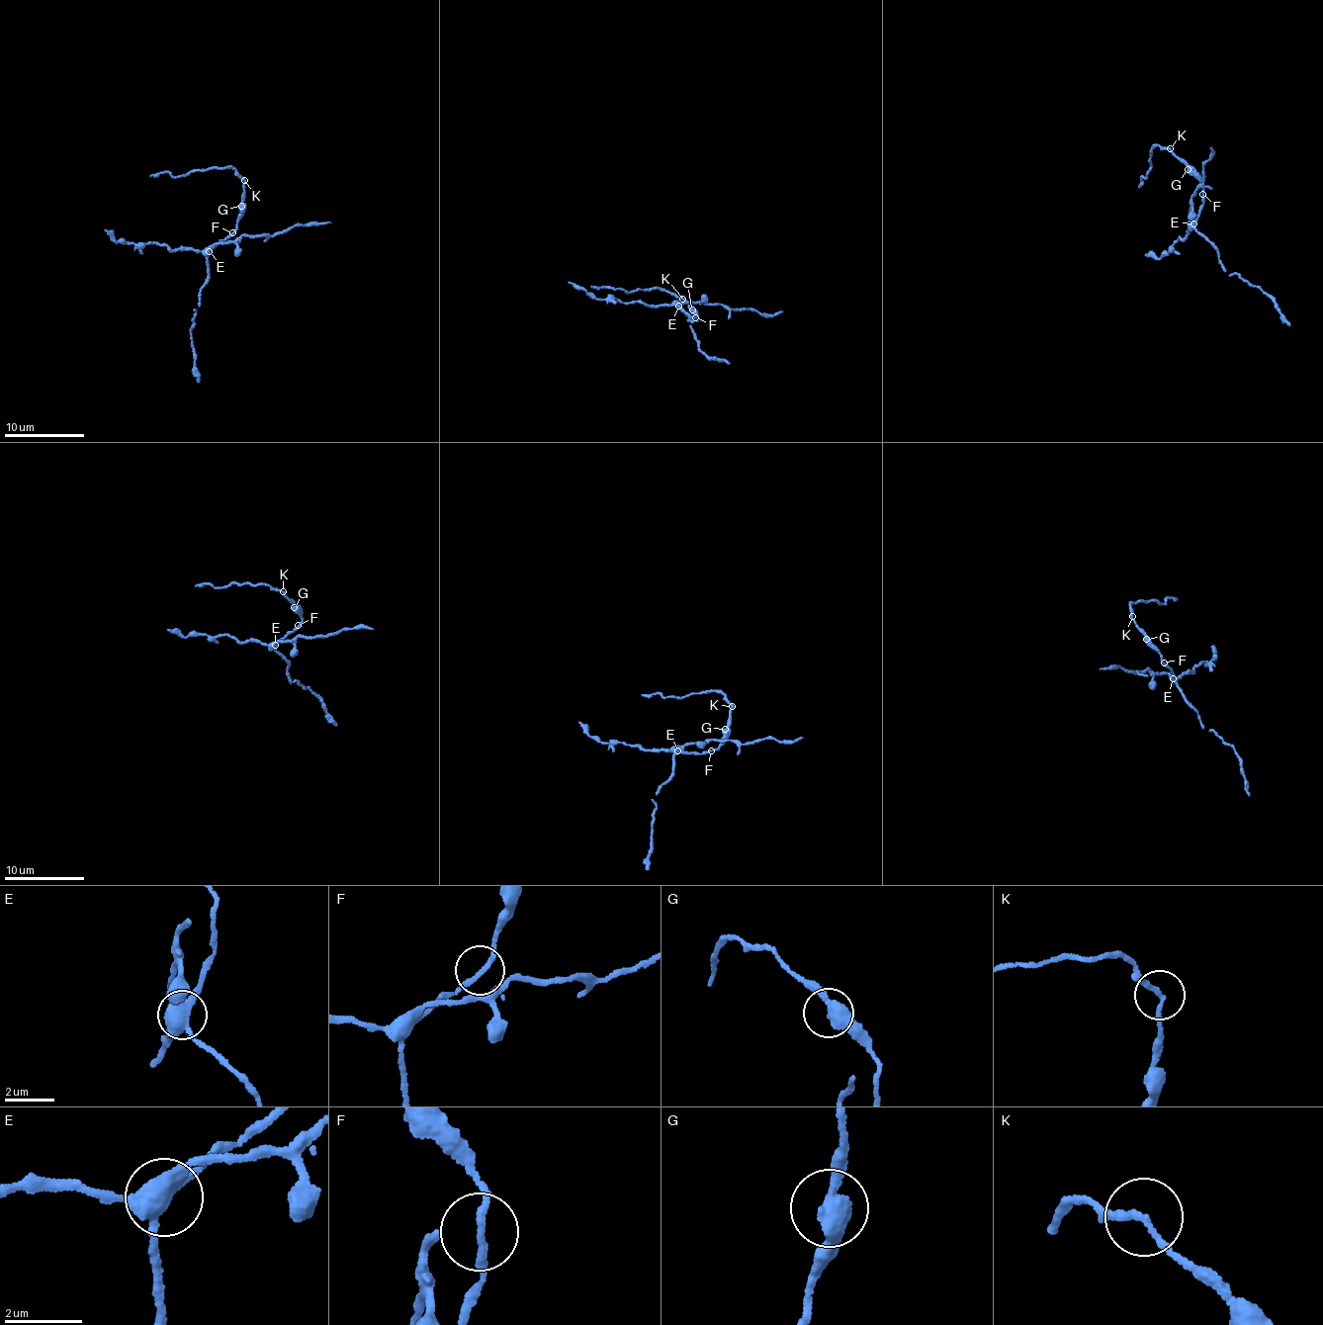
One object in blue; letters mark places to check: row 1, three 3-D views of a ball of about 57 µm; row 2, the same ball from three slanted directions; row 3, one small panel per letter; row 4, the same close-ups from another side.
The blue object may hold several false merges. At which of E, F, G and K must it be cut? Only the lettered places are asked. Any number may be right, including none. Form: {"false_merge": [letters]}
{"false_merge": ["E", "K"]}

